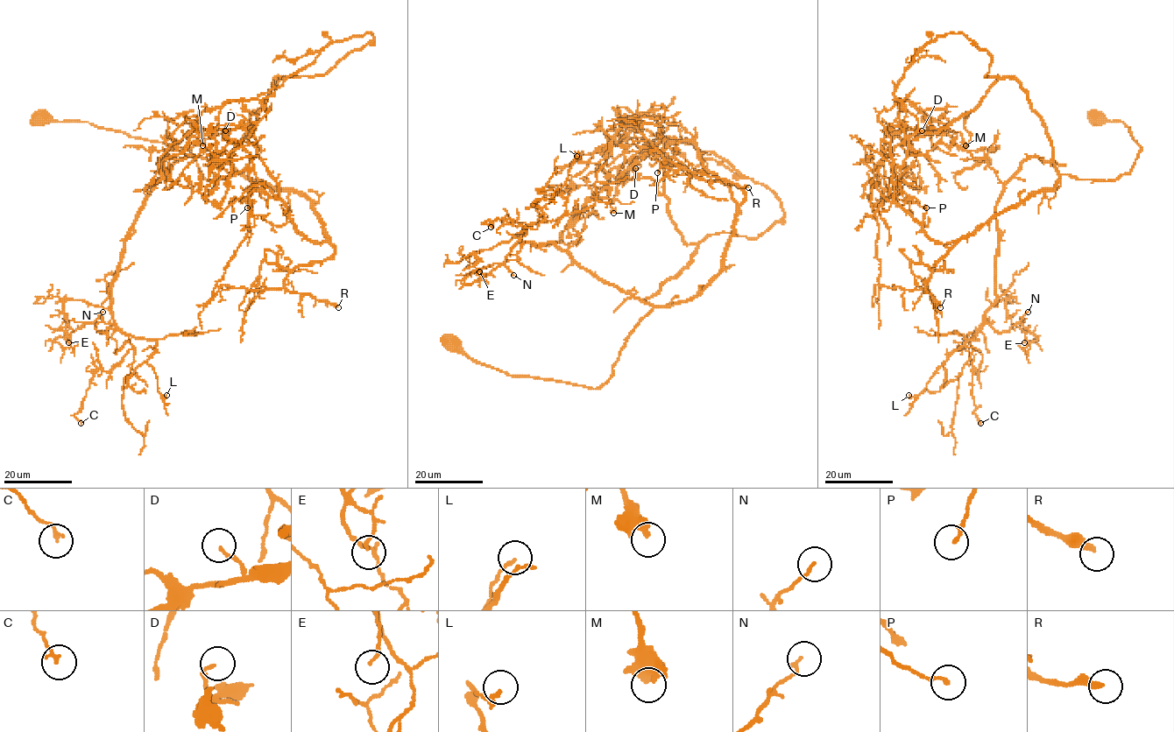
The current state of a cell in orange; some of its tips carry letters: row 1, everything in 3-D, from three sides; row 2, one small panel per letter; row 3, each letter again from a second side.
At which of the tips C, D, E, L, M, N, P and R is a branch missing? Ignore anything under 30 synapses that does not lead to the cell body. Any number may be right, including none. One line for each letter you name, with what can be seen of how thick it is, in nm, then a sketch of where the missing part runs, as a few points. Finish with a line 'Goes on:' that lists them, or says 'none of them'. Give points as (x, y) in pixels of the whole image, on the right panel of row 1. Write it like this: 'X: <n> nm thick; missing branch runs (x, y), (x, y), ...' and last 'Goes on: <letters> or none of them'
Goes on: none of them

